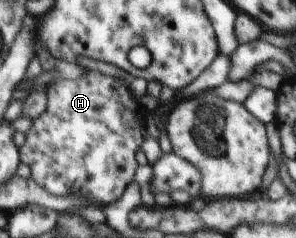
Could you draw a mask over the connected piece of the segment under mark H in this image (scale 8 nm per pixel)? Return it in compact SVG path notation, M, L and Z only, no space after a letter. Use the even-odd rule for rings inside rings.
M87 71L80 80L63 79L48 84L47 109L33 120L24 145L19 148L19 157L30 167L31 179L50 194L61 197L80 193L105 207L117 201L127 186L136 185L136 170L140 170L140 150L145 139L141 128L148 112L144 98L136 98L136 90L128 82Z

